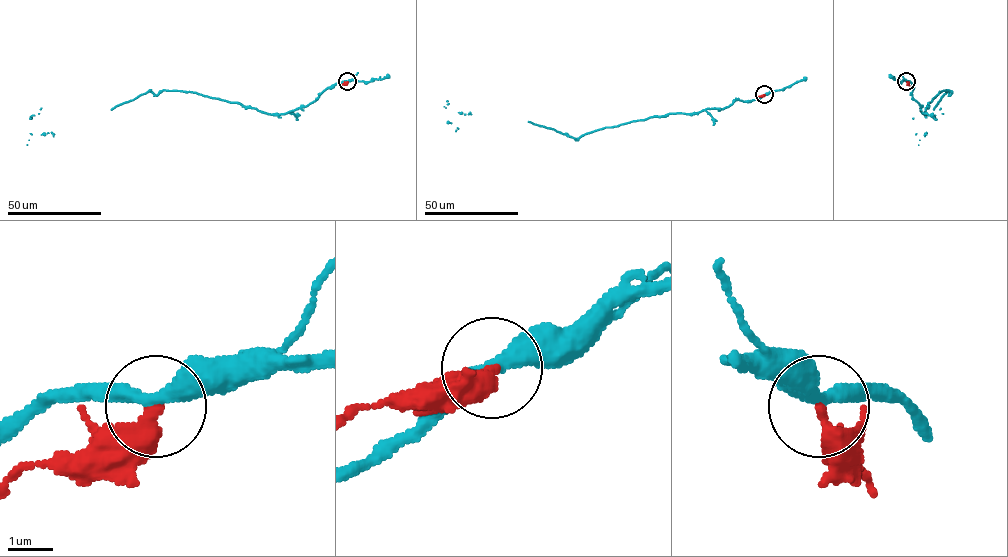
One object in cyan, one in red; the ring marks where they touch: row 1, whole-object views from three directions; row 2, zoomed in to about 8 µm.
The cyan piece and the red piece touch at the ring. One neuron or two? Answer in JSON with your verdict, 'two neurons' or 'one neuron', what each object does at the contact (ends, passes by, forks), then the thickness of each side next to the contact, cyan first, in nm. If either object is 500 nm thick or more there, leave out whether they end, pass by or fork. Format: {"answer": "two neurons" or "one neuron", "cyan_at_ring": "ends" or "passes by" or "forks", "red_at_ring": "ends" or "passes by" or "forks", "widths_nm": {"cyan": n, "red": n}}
{"answer": "two neurons", "cyan_at_ring": "passes by", "red_at_ring": "ends", "widths_nm": {"cyan": 360, "red": 380}}

